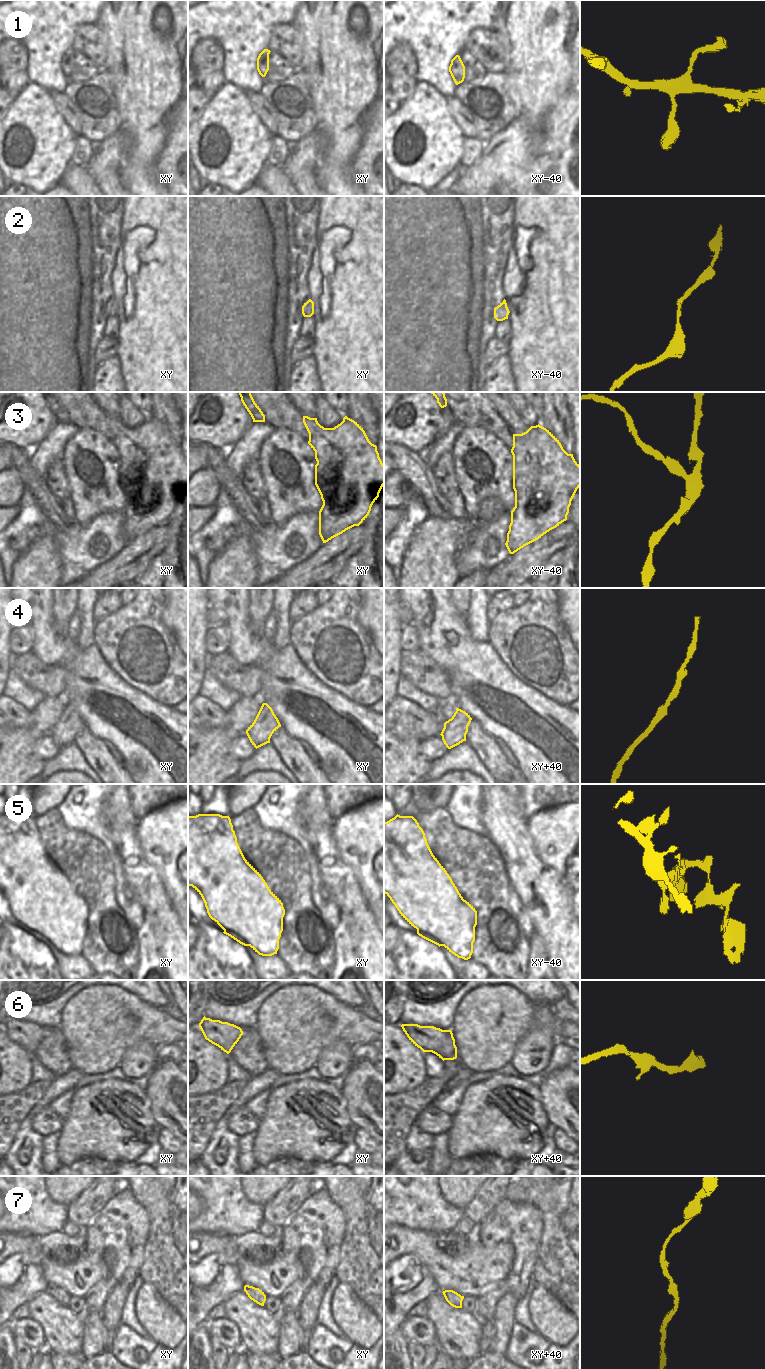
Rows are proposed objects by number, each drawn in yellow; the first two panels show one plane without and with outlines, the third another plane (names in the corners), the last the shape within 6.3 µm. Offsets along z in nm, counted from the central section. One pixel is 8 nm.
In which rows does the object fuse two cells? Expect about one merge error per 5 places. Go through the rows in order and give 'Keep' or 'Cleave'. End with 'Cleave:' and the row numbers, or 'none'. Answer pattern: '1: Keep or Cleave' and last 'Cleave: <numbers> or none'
1: Keep
2: Keep
3: Cleave
4: Keep
5: Cleave
6: Keep
7: Keep
Cleave: 3, 5

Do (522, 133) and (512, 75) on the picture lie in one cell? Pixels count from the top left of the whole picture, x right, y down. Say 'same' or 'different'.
different

